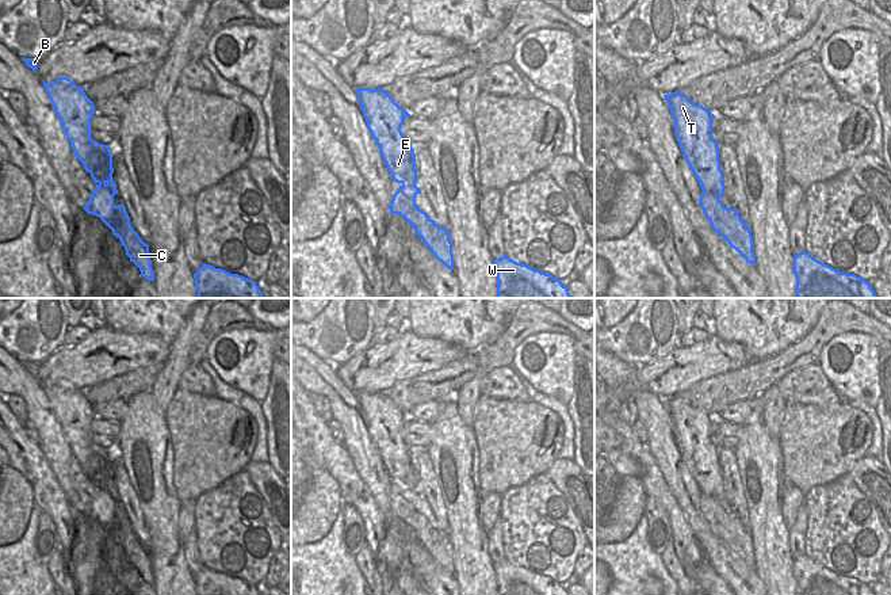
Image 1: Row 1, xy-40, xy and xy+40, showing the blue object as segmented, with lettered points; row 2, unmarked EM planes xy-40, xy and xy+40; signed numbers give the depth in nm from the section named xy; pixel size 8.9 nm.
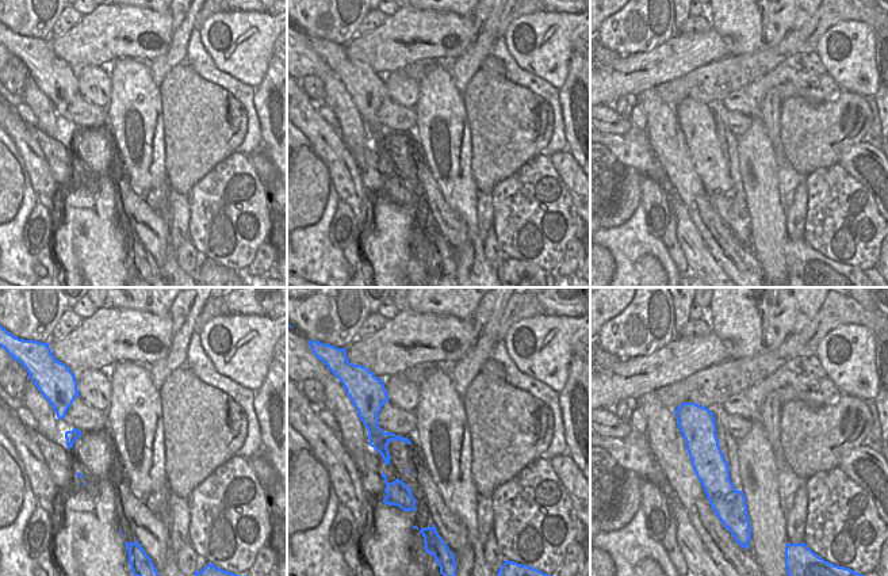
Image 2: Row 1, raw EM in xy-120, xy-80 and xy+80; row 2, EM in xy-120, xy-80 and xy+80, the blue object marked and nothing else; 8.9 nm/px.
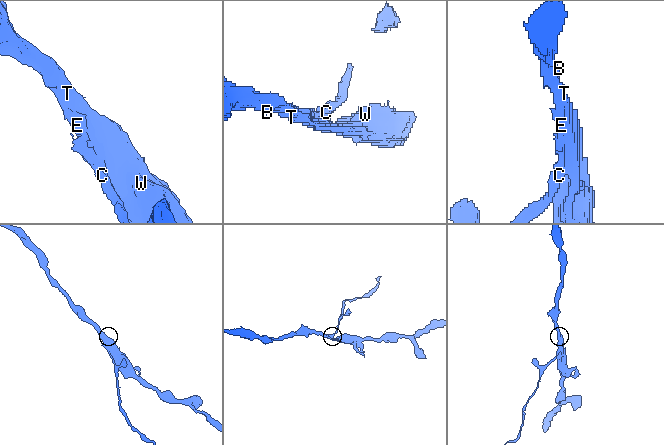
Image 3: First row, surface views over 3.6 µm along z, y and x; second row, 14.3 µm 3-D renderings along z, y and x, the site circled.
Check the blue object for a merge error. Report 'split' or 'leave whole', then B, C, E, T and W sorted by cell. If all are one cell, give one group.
split; B E T W / C

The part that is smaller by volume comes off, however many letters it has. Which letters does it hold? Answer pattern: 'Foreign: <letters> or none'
Foreign: C

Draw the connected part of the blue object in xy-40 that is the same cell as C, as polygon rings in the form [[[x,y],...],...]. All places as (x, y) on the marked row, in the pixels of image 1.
[[[110,179],[104,186],[96,186],[83,209],[99,217],[112,230],[112,234],[119,237],[126,255],[139,268],[141,275],[148,281],[154,281],[149,245],[133,229],[125,203],[114,205],[115,194],[118,194],[116,184]]]

